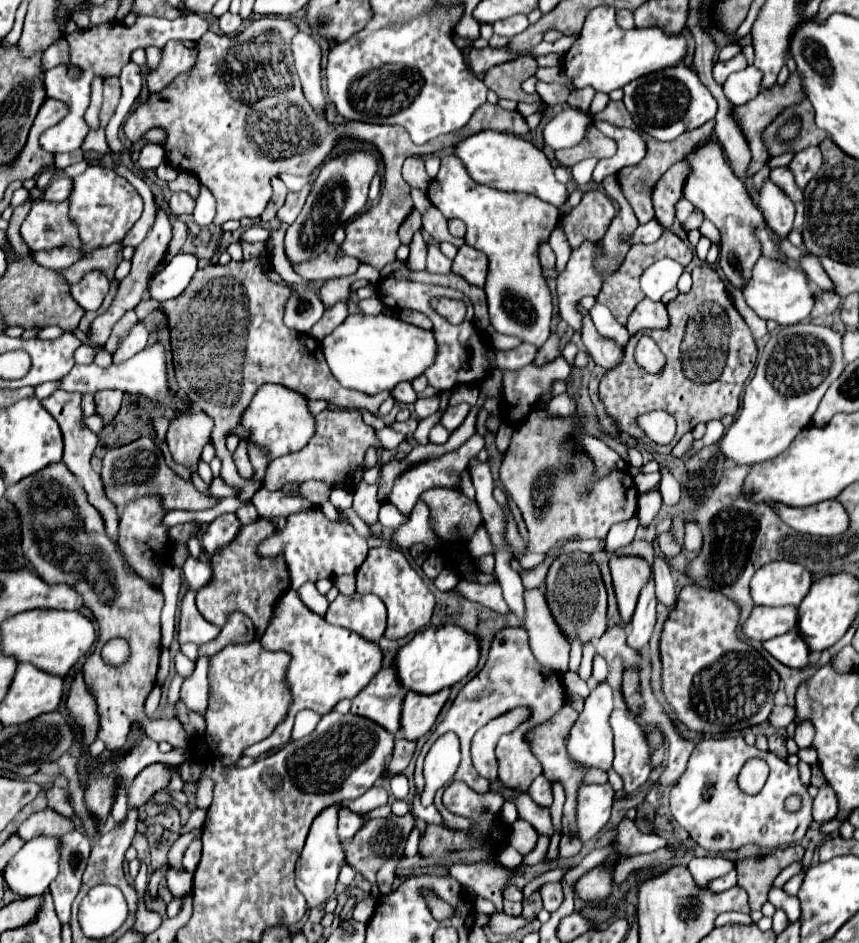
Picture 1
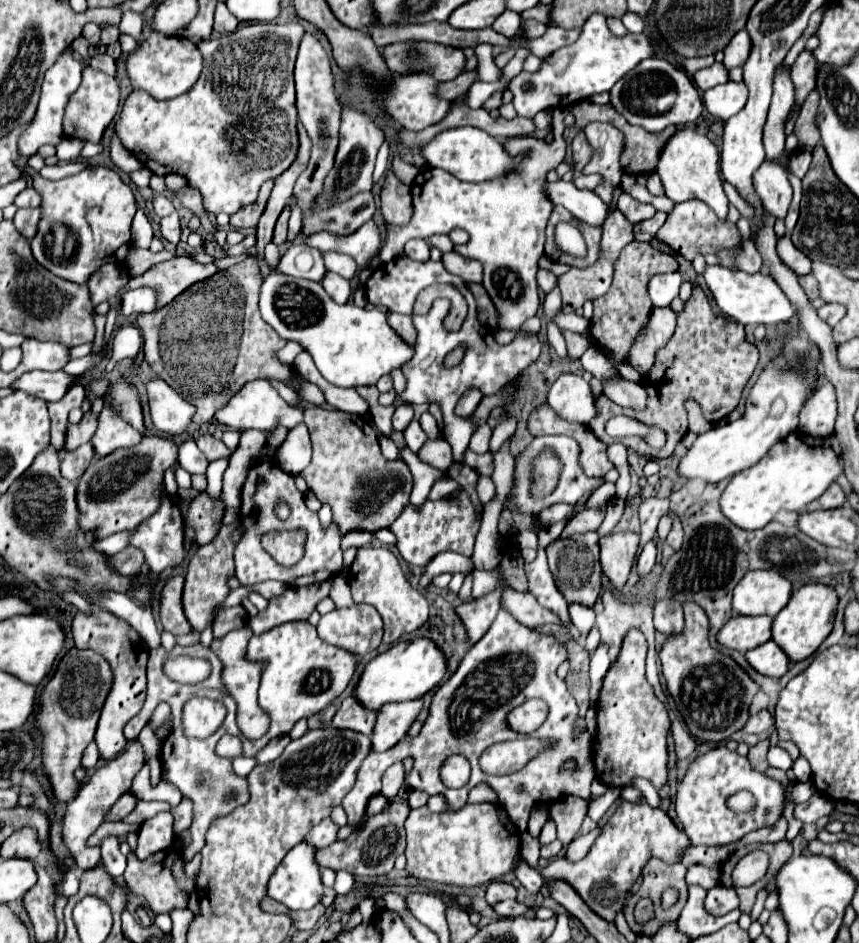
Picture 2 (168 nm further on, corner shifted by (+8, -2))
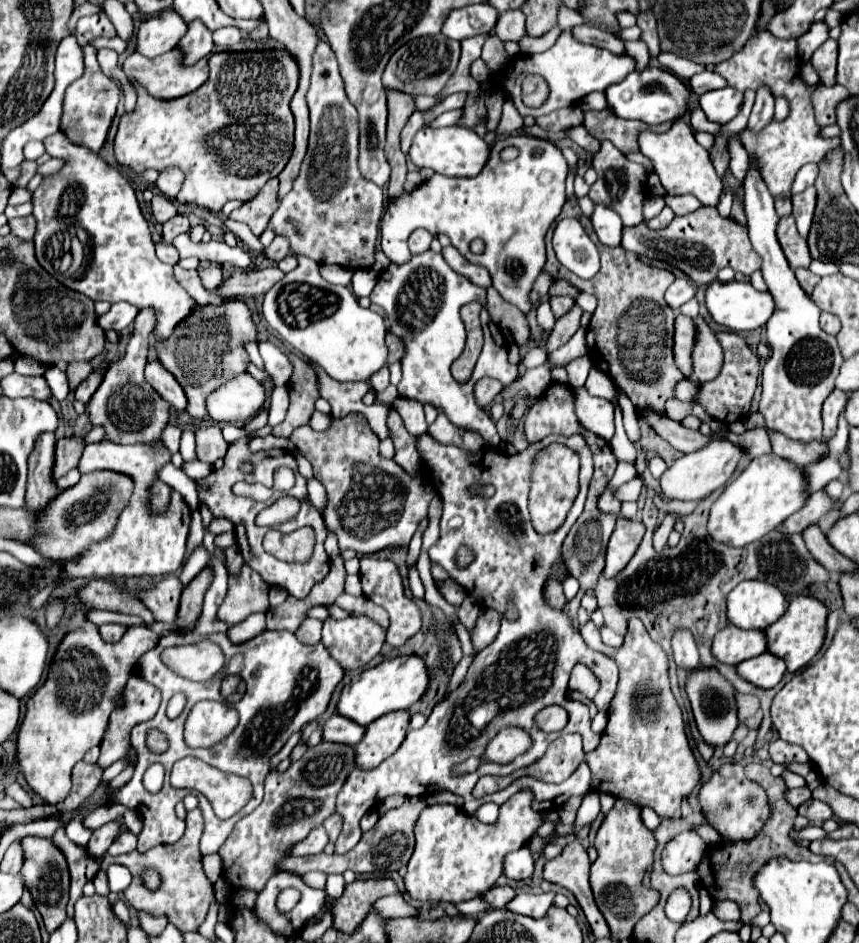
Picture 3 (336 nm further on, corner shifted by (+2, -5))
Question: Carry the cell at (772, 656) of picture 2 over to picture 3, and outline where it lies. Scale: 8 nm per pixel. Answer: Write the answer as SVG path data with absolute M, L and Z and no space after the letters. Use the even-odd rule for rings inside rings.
M765 651L753 659L739 663L737 673L759 689L771 689L781 681L785 673L785 663L779 657L775 657L773 653Z

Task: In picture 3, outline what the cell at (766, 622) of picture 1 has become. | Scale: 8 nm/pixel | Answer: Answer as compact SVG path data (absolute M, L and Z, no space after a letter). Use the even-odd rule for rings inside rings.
M727 625L713 637L711 655L725 665L737 665L745 659L757 657L765 651L763 631L745 631Z

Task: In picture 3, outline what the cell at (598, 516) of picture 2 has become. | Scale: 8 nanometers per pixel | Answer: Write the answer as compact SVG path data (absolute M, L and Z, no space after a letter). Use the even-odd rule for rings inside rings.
M607 489L603 493L603 497L599 499L599 507L603 511L609 511L609 513L619 513L619 507L621 507L621 501L615 499L615 489Z

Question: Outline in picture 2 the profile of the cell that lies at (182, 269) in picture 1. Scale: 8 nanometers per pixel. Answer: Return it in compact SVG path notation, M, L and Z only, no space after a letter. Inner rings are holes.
M149 286L129 290L129 292L125 292L119 314L129 316L129 314L141 314L141 312L155 312L157 310L157 300L159 300L157 290L153 290Z

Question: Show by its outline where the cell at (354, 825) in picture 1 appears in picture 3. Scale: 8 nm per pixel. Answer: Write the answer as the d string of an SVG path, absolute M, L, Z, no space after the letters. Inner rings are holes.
M317 827L317 829L313 829L303 841L295 843L287 853L289 853L291 857L293 857L293 855L297 855L297 857L315 855L315 853L321 853L325 845L327 845L327 833L325 833L323 827Z

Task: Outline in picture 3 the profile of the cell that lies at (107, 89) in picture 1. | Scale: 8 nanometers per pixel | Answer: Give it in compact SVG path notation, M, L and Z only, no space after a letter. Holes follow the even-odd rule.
M91 45L83 47L83 63L85 63L83 75L77 81L73 81L67 87L67 93L65 93L63 115L61 115L61 131L67 137L71 137L75 143L89 145L89 149L99 151L105 143L107 131L109 131L111 121L115 117L115 109L117 109L117 103L119 103L121 89L117 87L117 83L113 83L101 71L101 67L97 63L97 51Z

